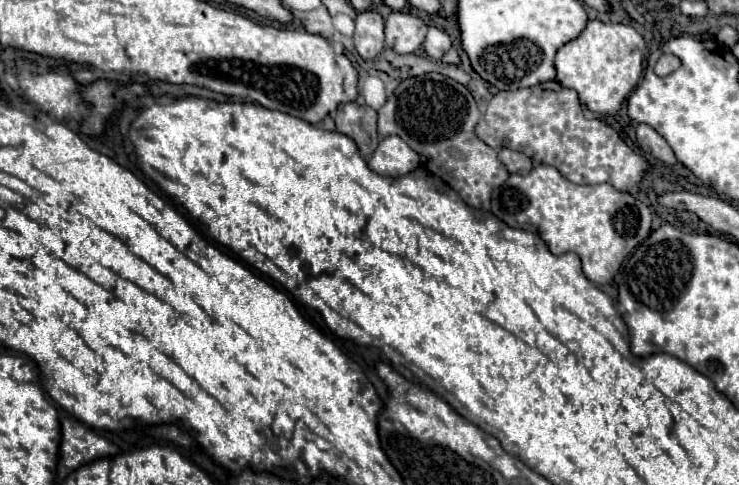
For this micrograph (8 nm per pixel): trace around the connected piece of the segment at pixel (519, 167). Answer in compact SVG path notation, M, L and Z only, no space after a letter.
M499 149L499 159L503 161L503 165L509 169L509 173L519 173L519 175L527 175L533 169L533 161L519 151L513 149Z

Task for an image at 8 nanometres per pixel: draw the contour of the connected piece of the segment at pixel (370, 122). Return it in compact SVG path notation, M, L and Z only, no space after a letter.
M357 101L339 105L335 125L339 133L351 137L357 143L359 153L365 159L369 159L371 153L375 153L379 145L379 135L377 135L377 113L371 107Z

